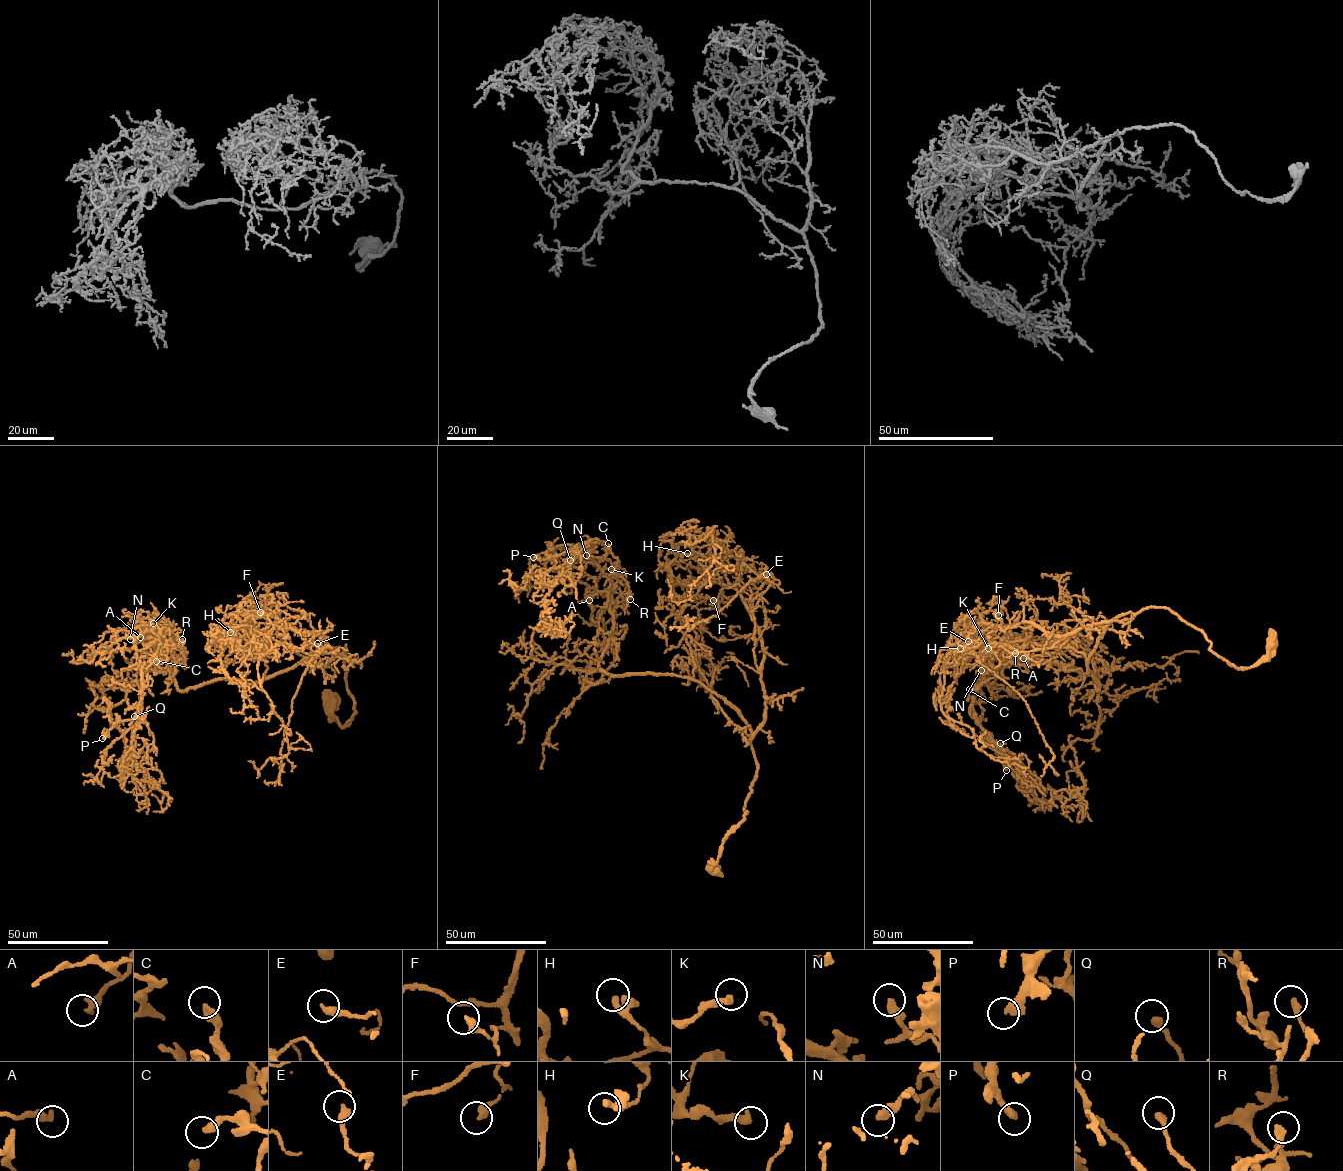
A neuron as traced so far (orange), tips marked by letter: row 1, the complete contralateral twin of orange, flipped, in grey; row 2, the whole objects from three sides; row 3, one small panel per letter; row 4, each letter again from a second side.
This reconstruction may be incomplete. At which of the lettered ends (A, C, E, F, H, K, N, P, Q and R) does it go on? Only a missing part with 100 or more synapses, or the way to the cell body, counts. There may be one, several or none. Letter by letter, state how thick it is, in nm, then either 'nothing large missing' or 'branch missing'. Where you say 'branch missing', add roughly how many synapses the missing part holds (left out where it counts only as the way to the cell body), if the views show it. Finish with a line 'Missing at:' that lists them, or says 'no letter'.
A: 360 nm thick; nothing large missing
C: 380 nm thick; nothing large missing
E: 340 nm thick; nothing large missing
F: 360 nm thick; nothing large missing
H: 220 nm thick; nothing large missing
K: 360 nm thick; nothing large missing
N: 380 nm thick; nothing large missing
P: 400 nm thick; branch missing; about 120 synapses
Q: 320 nm thick; nothing large missing
R: 320 nm thick; nothing large missing
Missing at: P

